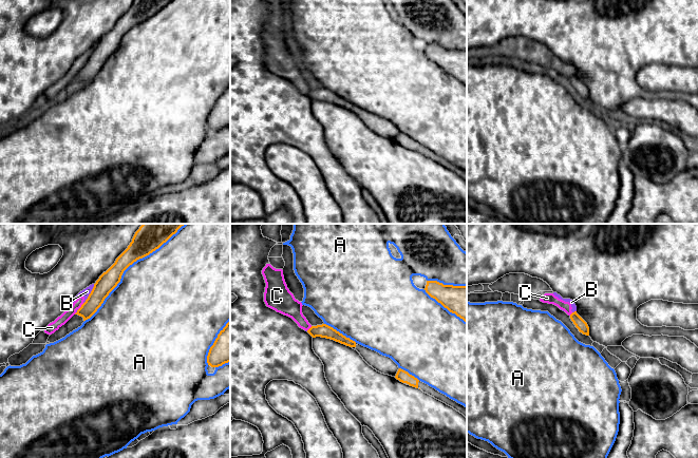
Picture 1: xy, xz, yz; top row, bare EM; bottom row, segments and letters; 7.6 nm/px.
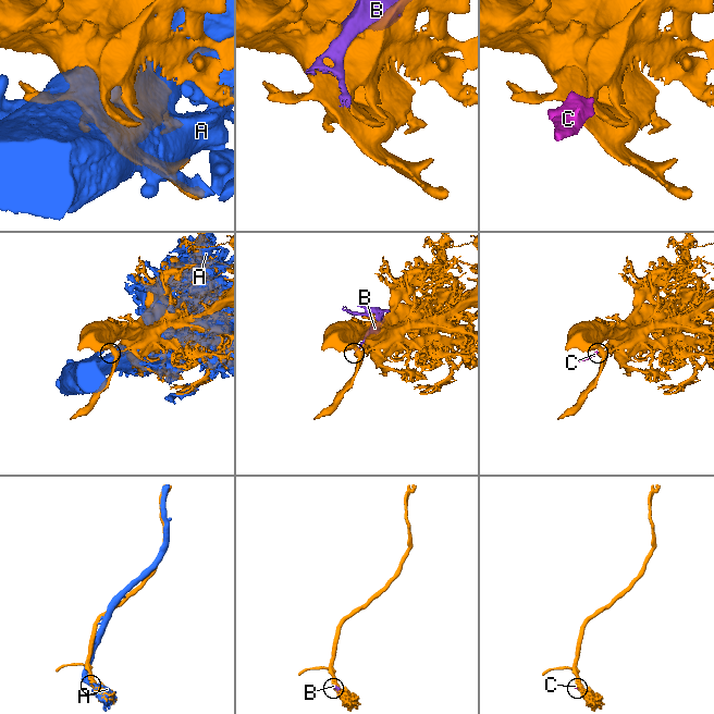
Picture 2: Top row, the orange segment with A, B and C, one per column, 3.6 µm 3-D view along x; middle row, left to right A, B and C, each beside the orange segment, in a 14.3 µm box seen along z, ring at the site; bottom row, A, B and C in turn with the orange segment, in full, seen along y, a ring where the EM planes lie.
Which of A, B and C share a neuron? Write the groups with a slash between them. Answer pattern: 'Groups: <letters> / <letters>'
Groups: A / B C

